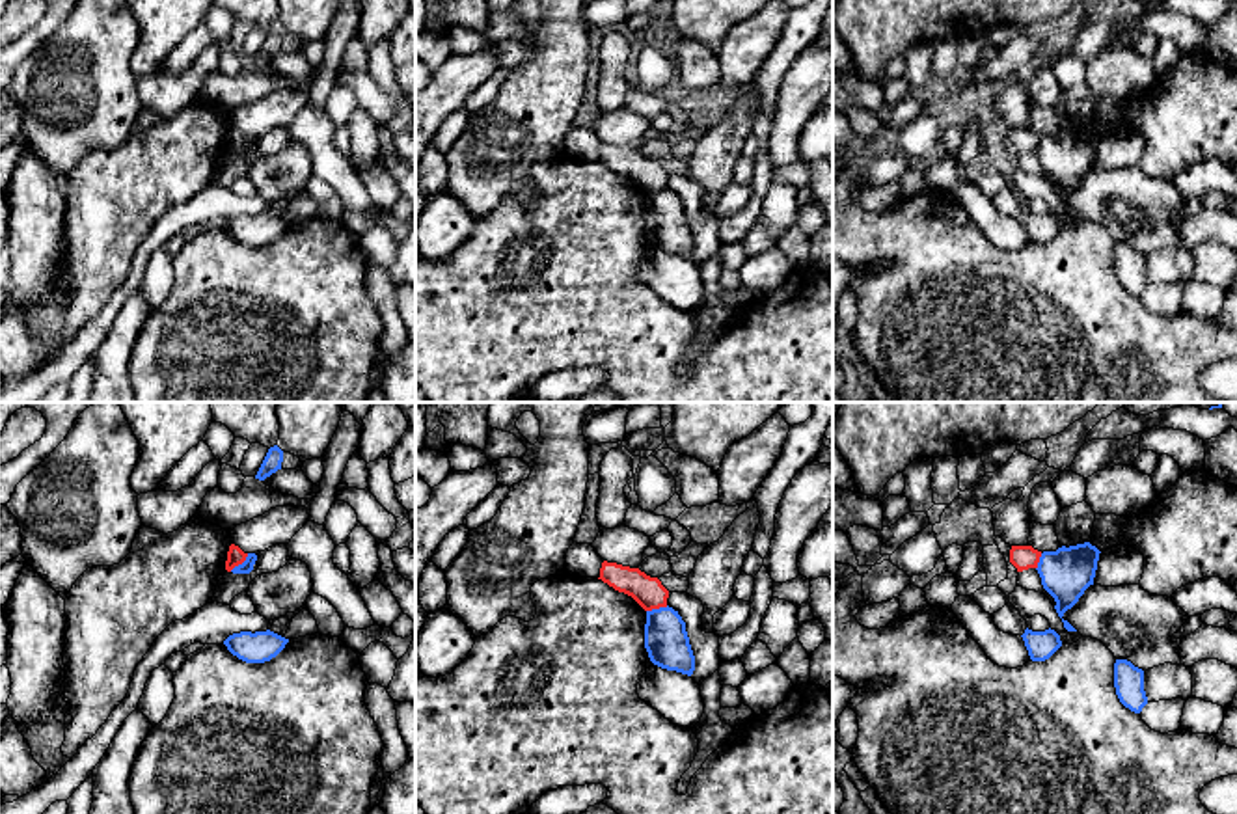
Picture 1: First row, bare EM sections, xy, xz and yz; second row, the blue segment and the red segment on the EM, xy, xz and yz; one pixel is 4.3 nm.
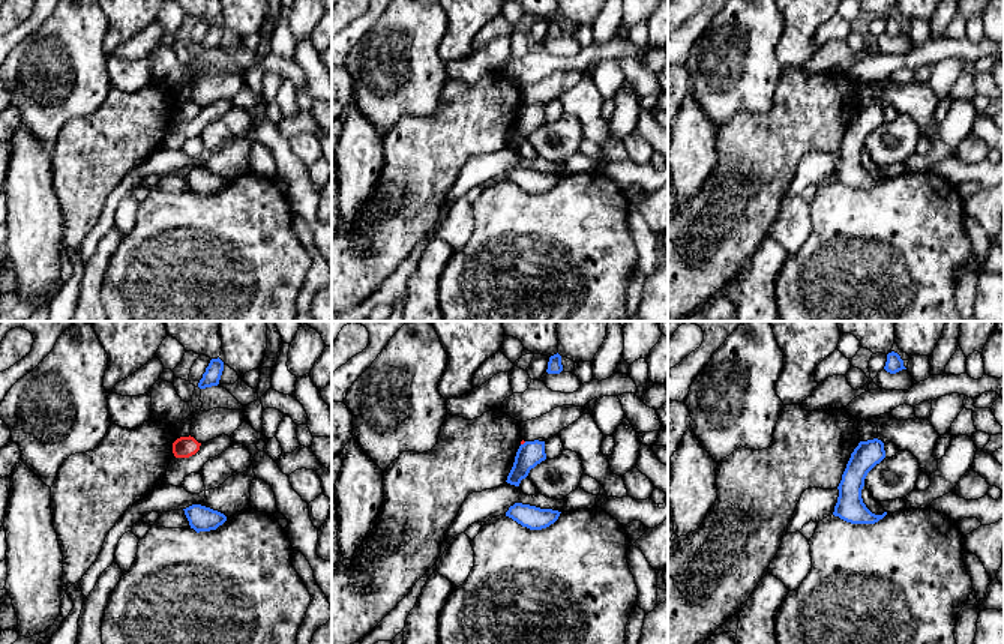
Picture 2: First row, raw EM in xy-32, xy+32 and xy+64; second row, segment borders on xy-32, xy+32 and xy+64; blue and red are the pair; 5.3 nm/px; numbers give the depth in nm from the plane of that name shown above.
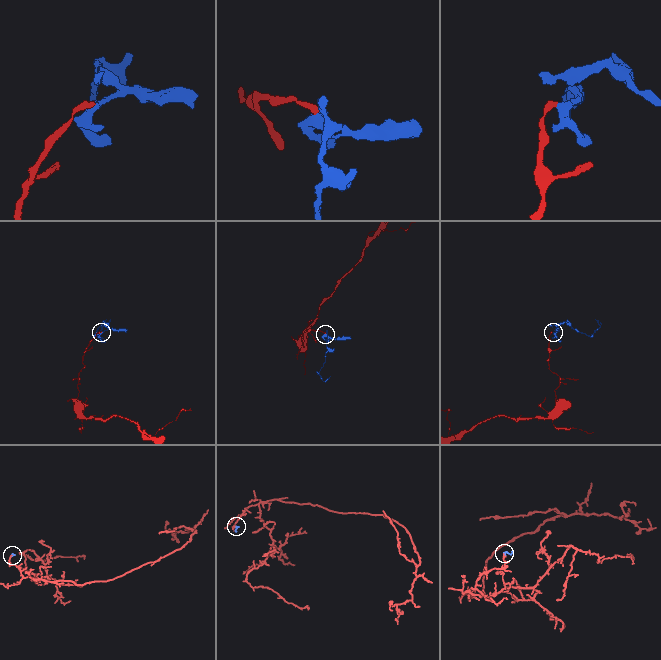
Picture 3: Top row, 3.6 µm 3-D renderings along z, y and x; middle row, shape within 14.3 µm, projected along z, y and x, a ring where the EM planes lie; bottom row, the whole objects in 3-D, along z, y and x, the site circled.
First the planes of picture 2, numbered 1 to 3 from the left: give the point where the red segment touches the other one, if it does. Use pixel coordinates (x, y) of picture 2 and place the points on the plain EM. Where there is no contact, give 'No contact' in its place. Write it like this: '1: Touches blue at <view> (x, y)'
1: No contact
2: Touches blue at xy+32 (524, 107)
3: No contact

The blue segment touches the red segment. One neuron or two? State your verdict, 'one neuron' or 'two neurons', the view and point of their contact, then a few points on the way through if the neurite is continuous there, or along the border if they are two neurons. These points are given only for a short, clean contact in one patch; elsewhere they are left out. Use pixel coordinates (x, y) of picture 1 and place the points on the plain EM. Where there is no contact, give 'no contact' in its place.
two neurons; contact xy (239, 148); border xy (248, 136), (230, 153)

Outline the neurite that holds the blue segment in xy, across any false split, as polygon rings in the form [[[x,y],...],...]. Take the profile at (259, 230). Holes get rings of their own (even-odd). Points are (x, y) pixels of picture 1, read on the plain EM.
[[[266,212],[266,214],[240,214],[229,218],[224,227],[227,233],[246,246],[265,246],[276,240],[289,222]]]

